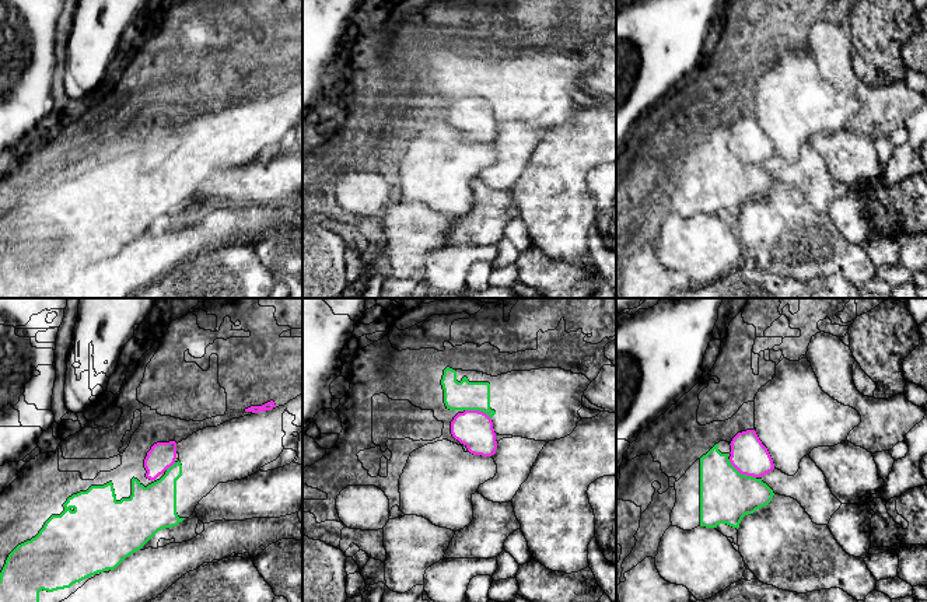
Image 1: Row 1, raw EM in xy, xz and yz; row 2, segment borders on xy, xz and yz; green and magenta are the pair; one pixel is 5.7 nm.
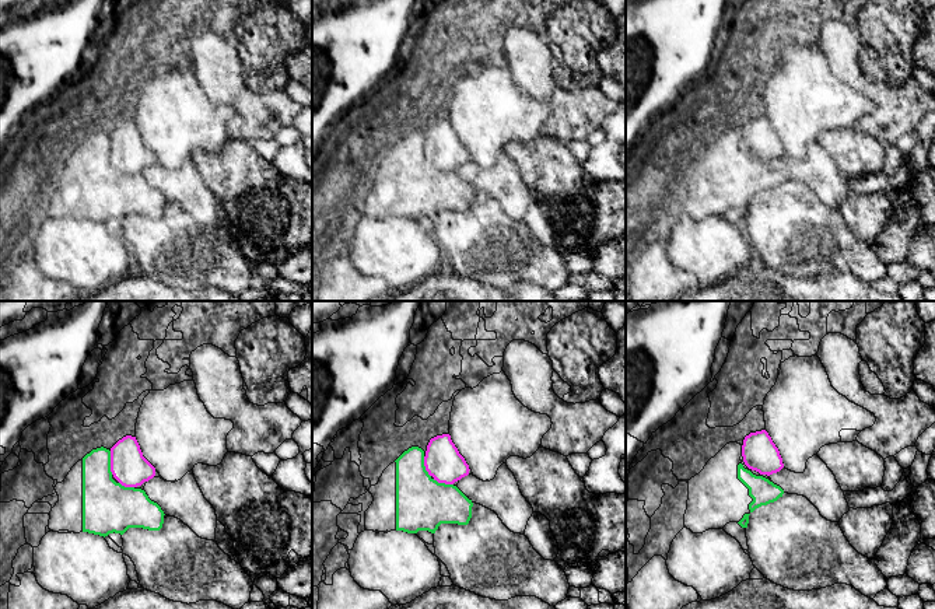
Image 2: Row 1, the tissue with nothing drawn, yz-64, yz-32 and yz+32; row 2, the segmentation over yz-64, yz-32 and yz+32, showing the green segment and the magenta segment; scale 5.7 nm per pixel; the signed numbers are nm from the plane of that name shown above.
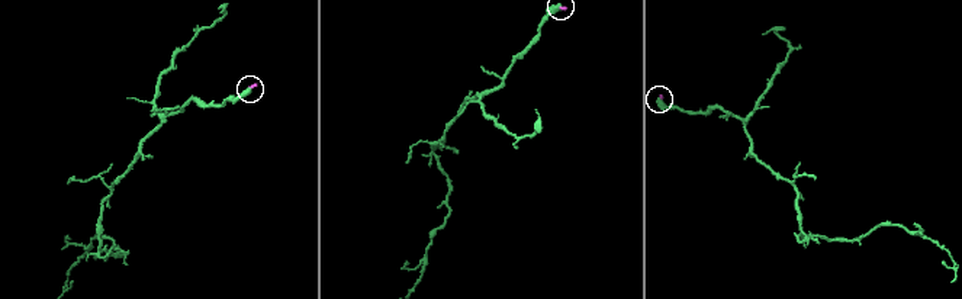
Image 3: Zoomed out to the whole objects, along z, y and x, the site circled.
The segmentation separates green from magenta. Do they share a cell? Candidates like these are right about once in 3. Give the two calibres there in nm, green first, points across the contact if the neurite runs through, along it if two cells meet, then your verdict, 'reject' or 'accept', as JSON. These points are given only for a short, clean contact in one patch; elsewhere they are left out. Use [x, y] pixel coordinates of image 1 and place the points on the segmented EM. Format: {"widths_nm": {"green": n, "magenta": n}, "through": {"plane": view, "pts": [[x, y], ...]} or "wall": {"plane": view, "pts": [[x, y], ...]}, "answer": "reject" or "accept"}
{"widths_nm": {"green": 300, "magenta": 220}, "wall": {"plane": "yz", "pts": [[728, 459], [741, 473], [755, 478]]}, "answer": "reject"}

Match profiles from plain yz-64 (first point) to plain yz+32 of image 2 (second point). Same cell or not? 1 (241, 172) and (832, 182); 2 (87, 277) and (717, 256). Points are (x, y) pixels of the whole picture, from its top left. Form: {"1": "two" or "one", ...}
{"1": "two", "2": "one"}

